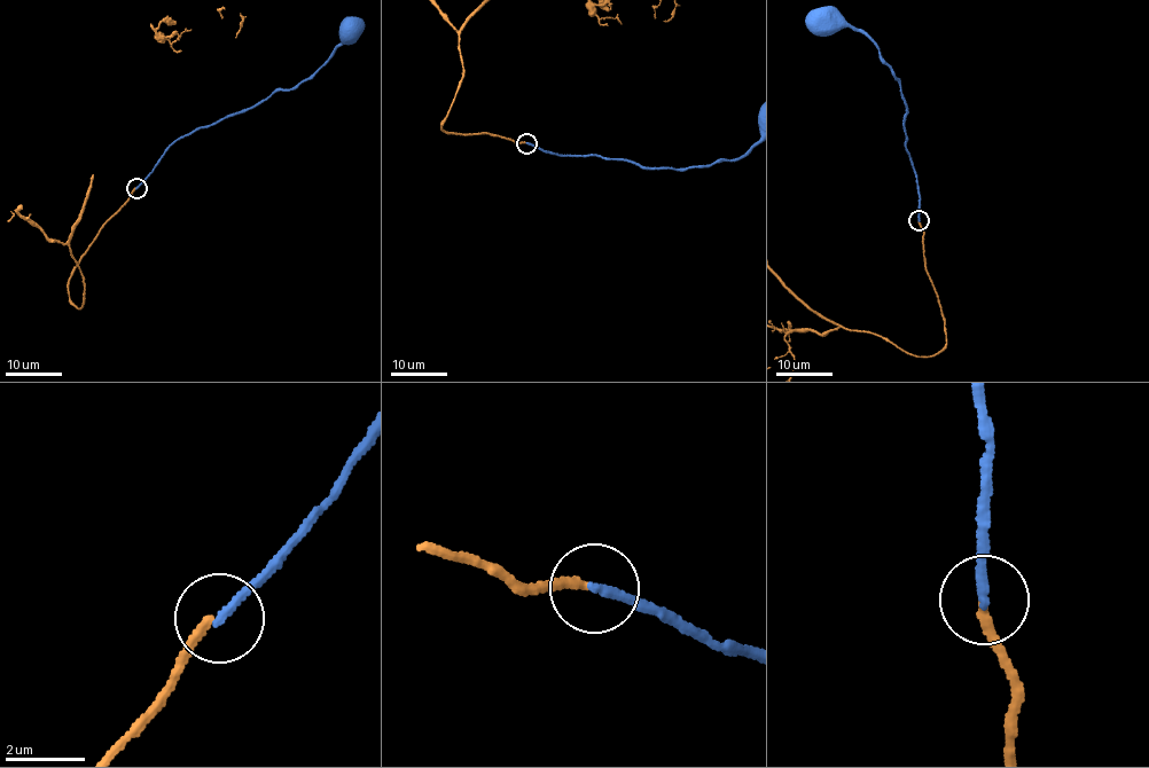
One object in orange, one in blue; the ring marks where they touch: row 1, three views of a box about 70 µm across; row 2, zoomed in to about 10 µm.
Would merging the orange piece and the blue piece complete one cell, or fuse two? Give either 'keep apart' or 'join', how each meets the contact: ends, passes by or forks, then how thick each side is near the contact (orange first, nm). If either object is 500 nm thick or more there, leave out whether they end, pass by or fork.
keep apart | orange ends | blue ends | 220/240 nm

